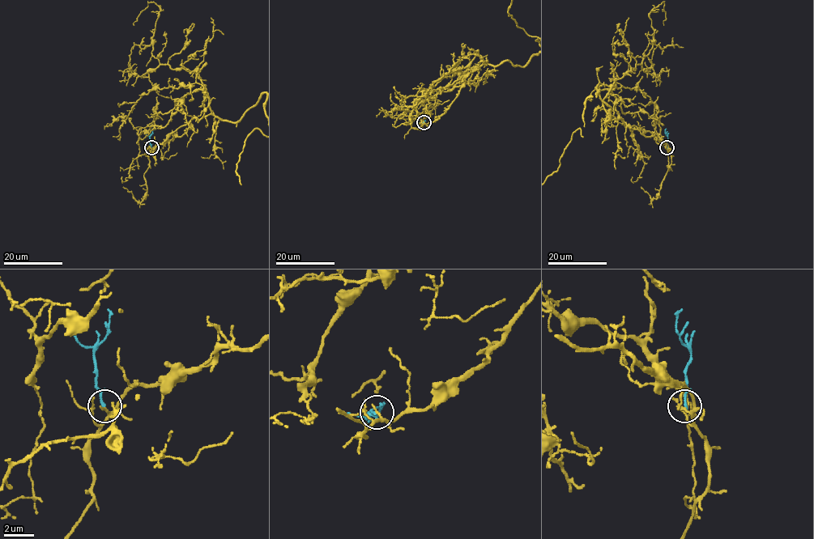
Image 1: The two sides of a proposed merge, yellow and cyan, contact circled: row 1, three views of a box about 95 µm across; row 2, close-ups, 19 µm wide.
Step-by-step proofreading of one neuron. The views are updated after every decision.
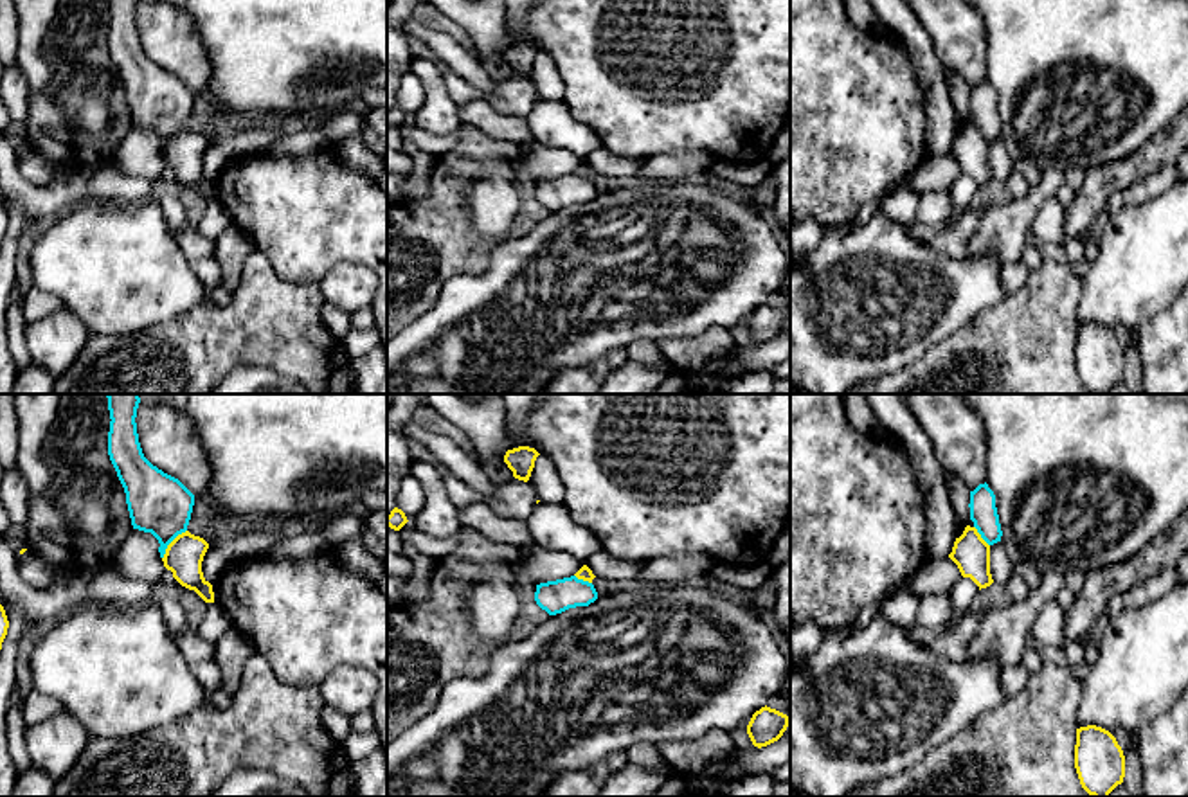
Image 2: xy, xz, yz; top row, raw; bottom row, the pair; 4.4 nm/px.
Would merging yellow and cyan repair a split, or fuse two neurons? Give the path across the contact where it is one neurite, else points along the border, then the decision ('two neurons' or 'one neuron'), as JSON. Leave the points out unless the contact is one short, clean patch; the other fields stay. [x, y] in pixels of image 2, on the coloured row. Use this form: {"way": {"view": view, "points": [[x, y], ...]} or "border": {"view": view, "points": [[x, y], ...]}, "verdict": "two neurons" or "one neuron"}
{"border": {"view": "xy", "points": [[186, 529], [168, 546], [162, 558]]}, "verdict": "two neurons"}

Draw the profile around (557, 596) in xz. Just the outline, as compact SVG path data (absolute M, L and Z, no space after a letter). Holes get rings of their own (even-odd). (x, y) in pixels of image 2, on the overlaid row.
M576 576L536 585L535 601L549 615L562 613L569 608L589 606L598 599L592 583Z

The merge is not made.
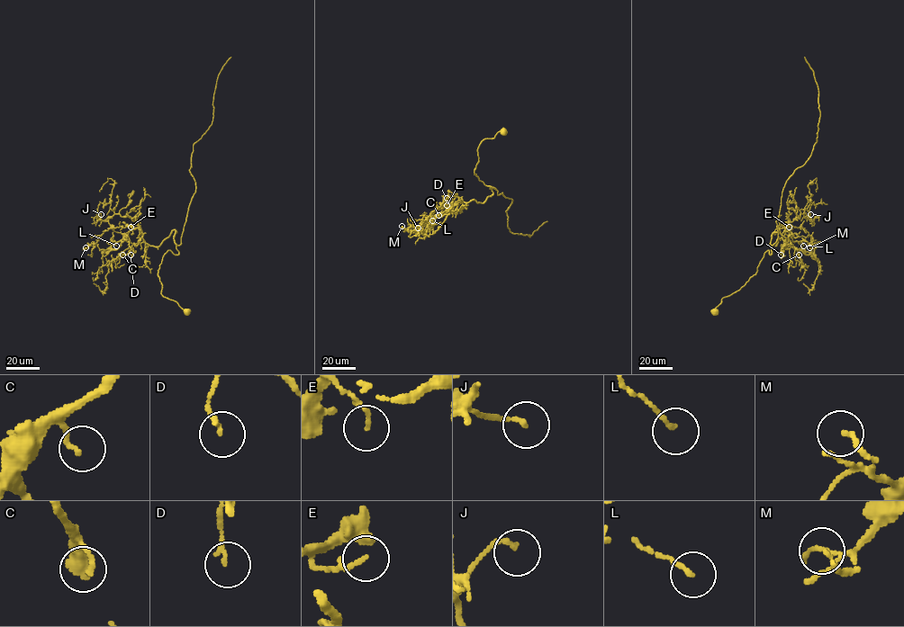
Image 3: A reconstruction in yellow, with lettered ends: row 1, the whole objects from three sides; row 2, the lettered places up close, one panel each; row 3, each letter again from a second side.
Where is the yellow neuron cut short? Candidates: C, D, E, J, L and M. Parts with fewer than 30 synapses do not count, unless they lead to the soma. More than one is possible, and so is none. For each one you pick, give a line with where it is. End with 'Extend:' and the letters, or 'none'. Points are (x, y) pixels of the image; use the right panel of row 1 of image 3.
Extend: none

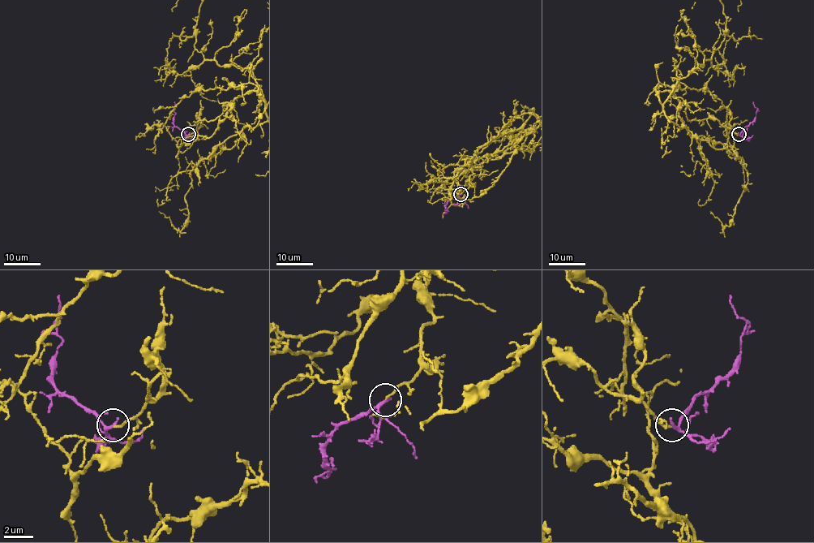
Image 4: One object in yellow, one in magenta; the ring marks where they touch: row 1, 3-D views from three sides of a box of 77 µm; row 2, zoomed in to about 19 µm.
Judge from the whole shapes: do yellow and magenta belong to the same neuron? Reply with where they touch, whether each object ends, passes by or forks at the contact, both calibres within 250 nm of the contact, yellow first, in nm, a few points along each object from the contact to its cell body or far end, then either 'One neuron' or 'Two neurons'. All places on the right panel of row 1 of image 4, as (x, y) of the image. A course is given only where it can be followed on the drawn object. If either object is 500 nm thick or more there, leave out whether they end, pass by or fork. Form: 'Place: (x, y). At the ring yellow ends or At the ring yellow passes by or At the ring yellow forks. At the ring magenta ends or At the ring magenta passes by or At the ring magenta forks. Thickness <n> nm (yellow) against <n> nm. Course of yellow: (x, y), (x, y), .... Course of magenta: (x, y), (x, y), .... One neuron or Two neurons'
Place: (739, 134). At the ring yellow ends. At the ring magenta passes by. Thickness 140 nm (yellow) against 200 nm. Course of magenta: (738, 134), (753, 119), (757, 109), (752, 101). One neuron

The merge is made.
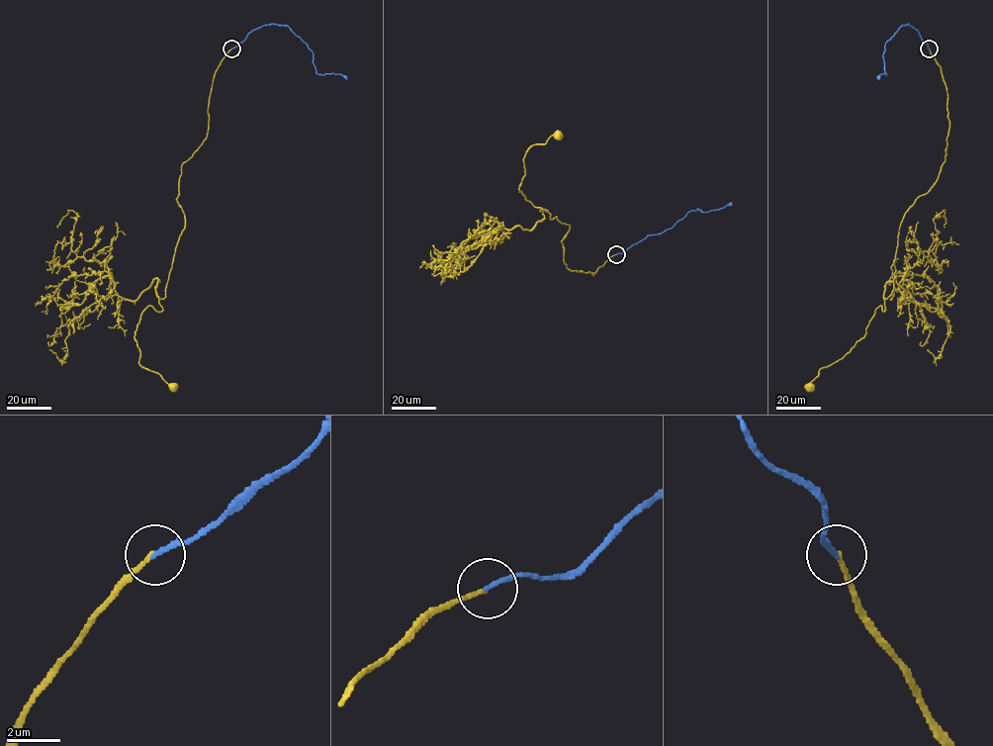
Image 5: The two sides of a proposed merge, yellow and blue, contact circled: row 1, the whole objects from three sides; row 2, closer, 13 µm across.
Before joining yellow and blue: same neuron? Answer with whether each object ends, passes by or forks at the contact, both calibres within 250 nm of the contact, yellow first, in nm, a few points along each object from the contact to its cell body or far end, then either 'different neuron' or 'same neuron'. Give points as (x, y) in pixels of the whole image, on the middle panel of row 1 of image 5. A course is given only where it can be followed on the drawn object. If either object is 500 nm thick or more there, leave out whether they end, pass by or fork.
yellow ends; blue ends; calibres 130 and 170 nm; course yellow (616, 254), (592, 275), (570, 270), (561, 241), (570, 226), (519, 192), (527, 150), (558, 136); course blue (616, 254), (649, 234), (670, 229), (692, 210), (708, 212), (732, 204); same neuron

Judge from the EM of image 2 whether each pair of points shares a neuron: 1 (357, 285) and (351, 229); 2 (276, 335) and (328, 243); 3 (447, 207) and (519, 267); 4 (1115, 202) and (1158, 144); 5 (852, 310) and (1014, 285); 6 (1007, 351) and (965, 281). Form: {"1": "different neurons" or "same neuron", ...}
{"1": "different neurons", "2": "different neurons", "3": "different neurons", "4": "different neurons", "5": "different neurons", "6": "different neurons"}

